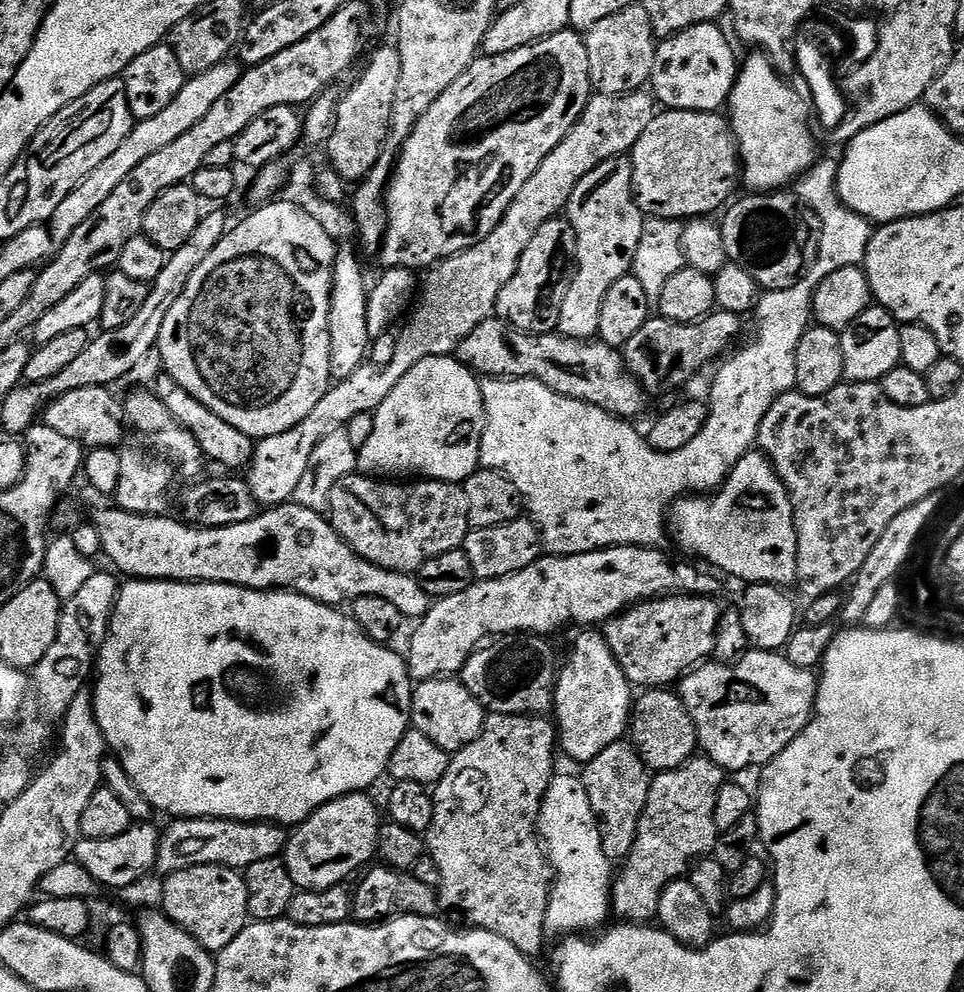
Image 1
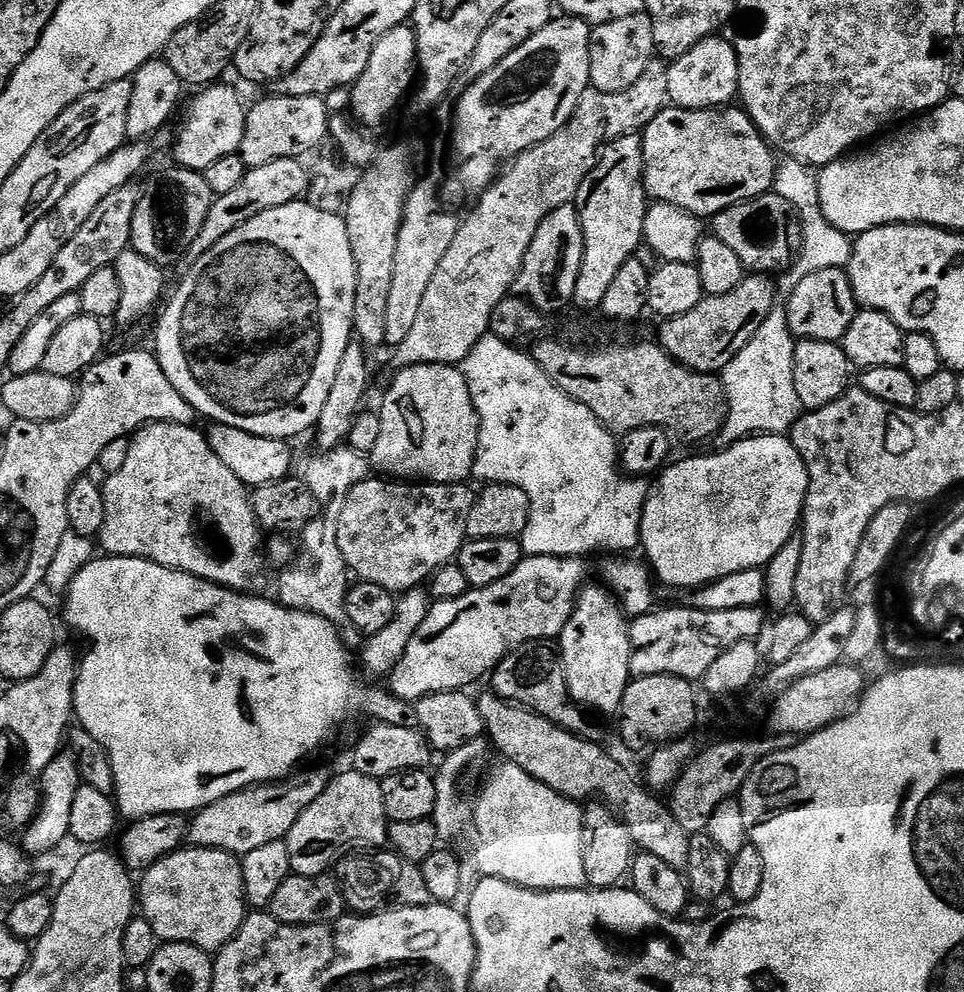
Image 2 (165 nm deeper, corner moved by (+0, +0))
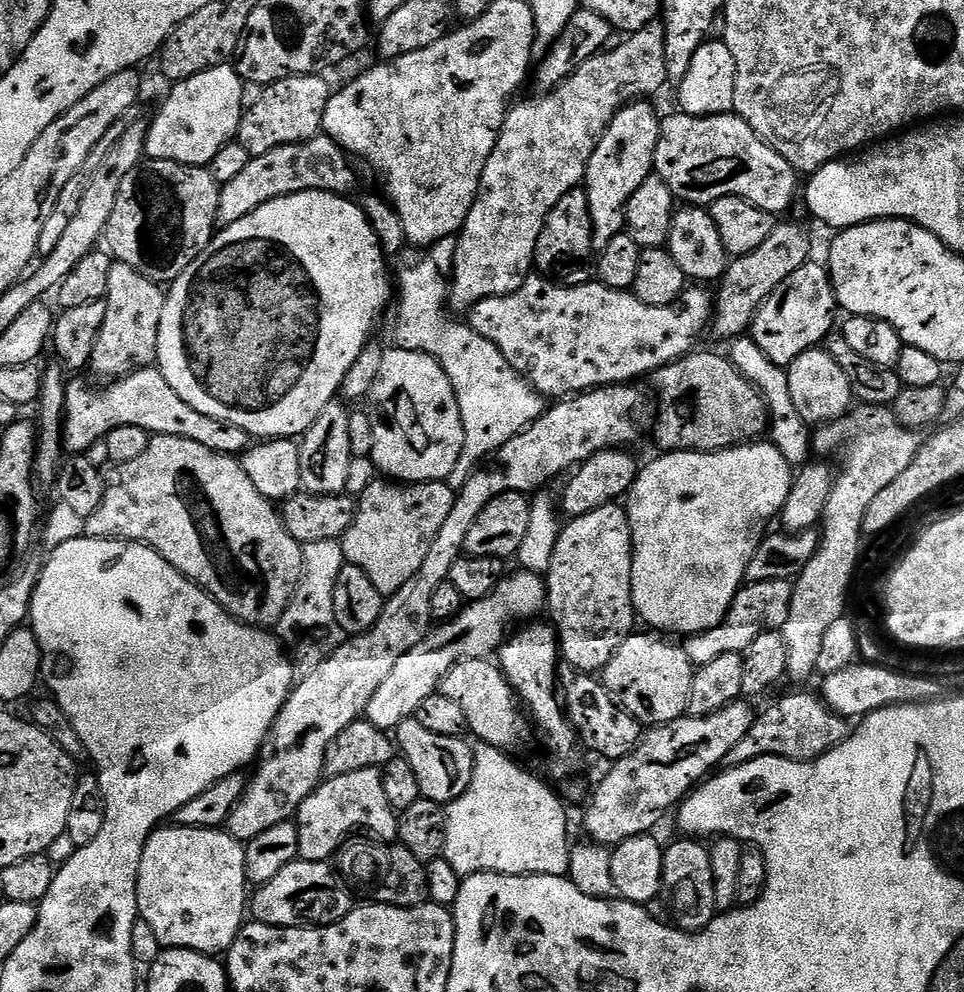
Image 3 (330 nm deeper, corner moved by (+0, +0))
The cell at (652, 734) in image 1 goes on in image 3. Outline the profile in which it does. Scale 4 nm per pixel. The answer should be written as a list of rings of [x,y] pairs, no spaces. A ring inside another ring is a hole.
[[[633,634],[627,636],[622,642],[622,646],[618,648],[614,658],[610,660],[607,667],[604,668],[602,673],[602,683],[606,691],[608,691],[608,697],[621,708],[625,708],[629,714],[640,721],[644,726],[659,726],[661,724],[672,724],[674,721],[679,720],[681,716],[688,712],[688,703],[692,697],[692,673],[694,671],[694,665],[688,660],[687,654],[684,652],[683,647],[677,646],[676,648],[672,644],[667,644],[667,639],[661,638],[656,634],[648,634],[652,636],[639,636],[639,634]]]

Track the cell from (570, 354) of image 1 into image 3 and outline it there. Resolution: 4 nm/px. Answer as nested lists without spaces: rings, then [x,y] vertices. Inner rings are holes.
[[[693,350],[654,373],[660,391],[656,444],[664,452],[721,452],[769,431],[768,404],[727,355]]]

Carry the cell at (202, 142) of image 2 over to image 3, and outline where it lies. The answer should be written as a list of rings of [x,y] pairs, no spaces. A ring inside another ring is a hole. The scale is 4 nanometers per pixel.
[[[231,63],[219,64],[194,78],[175,81],[171,85],[164,105],[156,112],[152,124],[147,125],[144,155],[150,160],[169,160],[179,164],[207,166],[222,150],[233,143],[240,130],[240,120],[246,111],[244,91],[246,85]]]

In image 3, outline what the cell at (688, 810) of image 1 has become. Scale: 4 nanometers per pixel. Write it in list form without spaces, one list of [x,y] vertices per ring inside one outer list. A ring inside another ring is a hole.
[[[796,692],[793,696],[784,696],[777,704],[769,706],[765,712],[761,711],[756,718],[756,725],[730,750],[727,758],[729,765],[745,764],[759,756],[781,756],[787,760],[816,760],[820,756],[825,756],[832,748],[838,747],[847,736],[850,735],[850,724],[845,717],[839,716],[833,708],[828,707],[819,695],[812,692]]]

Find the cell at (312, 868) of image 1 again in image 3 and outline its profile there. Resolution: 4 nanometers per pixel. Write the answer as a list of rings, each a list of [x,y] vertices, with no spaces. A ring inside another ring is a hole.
[[[379,768],[354,770],[354,774],[325,779],[308,795],[306,802],[302,802],[294,823],[298,830],[299,859],[302,860],[331,861],[345,847],[344,839],[359,828],[369,832],[372,835],[369,837],[384,842],[395,841],[398,836],[398,813],[386,799]]]

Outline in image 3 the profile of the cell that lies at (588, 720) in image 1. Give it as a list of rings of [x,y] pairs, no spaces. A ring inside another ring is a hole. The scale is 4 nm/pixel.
[[[619,503],[604,504],[585,516],[569,519],[556,537],[554,554],[548,563],[547,611],[560,620],[558,647],[563,663],[580,674],[600,674],[614,658],[627,636],[633,635],[638,617],[632,607],[632,531],[627,511]]]

